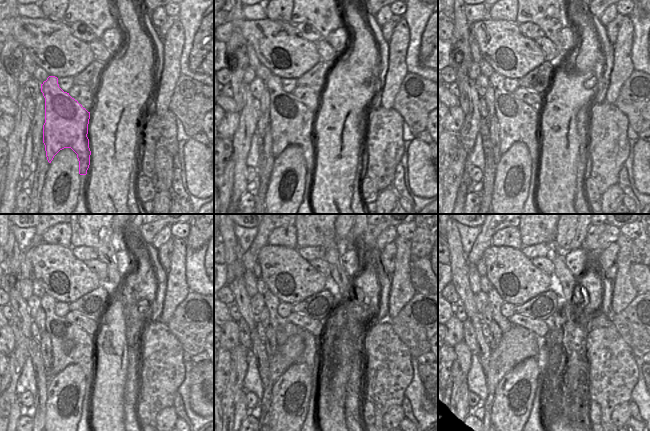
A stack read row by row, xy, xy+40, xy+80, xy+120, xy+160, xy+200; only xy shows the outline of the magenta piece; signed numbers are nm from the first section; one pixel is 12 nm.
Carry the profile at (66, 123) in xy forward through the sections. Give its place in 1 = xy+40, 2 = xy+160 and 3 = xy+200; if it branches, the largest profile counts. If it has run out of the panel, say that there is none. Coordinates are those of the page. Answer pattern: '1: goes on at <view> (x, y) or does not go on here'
1: goes on at xy+40 (291, 123)
2: goes on at xy+160 (283, 328)
3: goes on at xy+200 (495, 301)

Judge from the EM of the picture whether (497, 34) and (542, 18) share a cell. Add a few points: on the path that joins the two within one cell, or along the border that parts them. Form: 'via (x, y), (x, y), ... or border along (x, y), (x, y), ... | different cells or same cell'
border along (516, 22), (521, 23) | different cells

